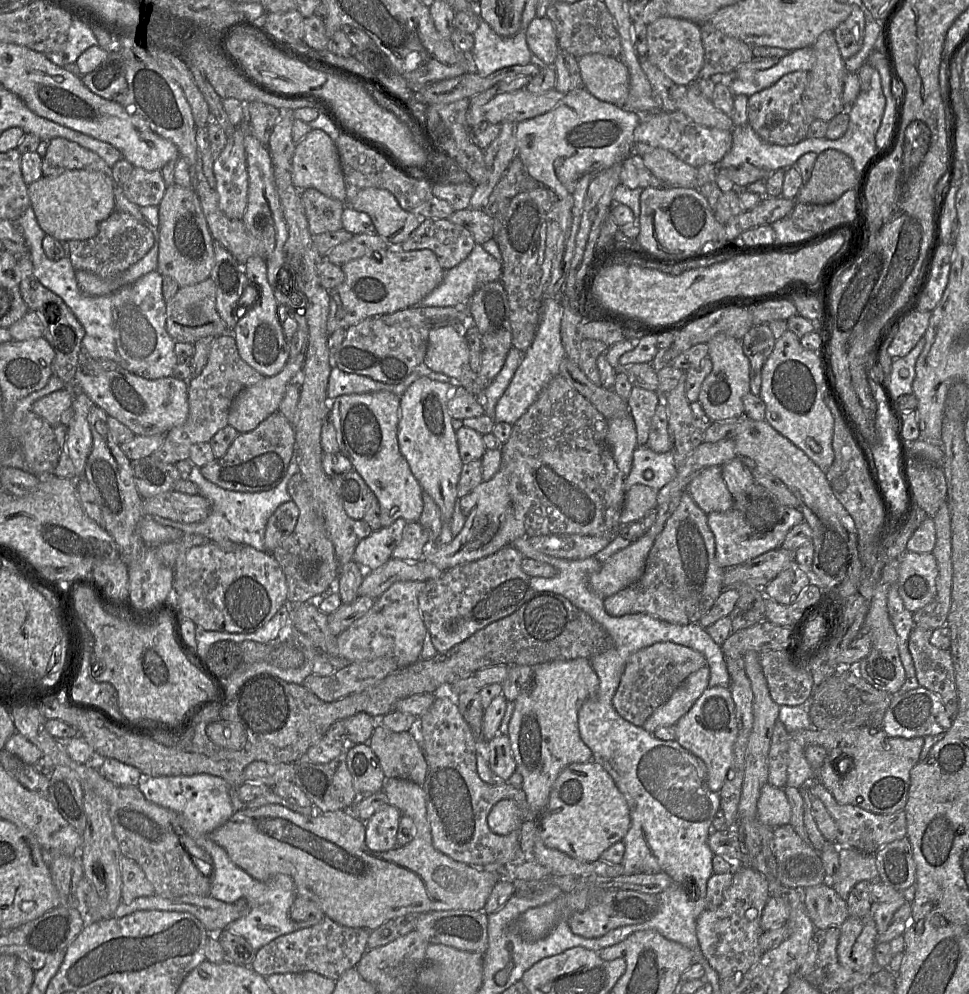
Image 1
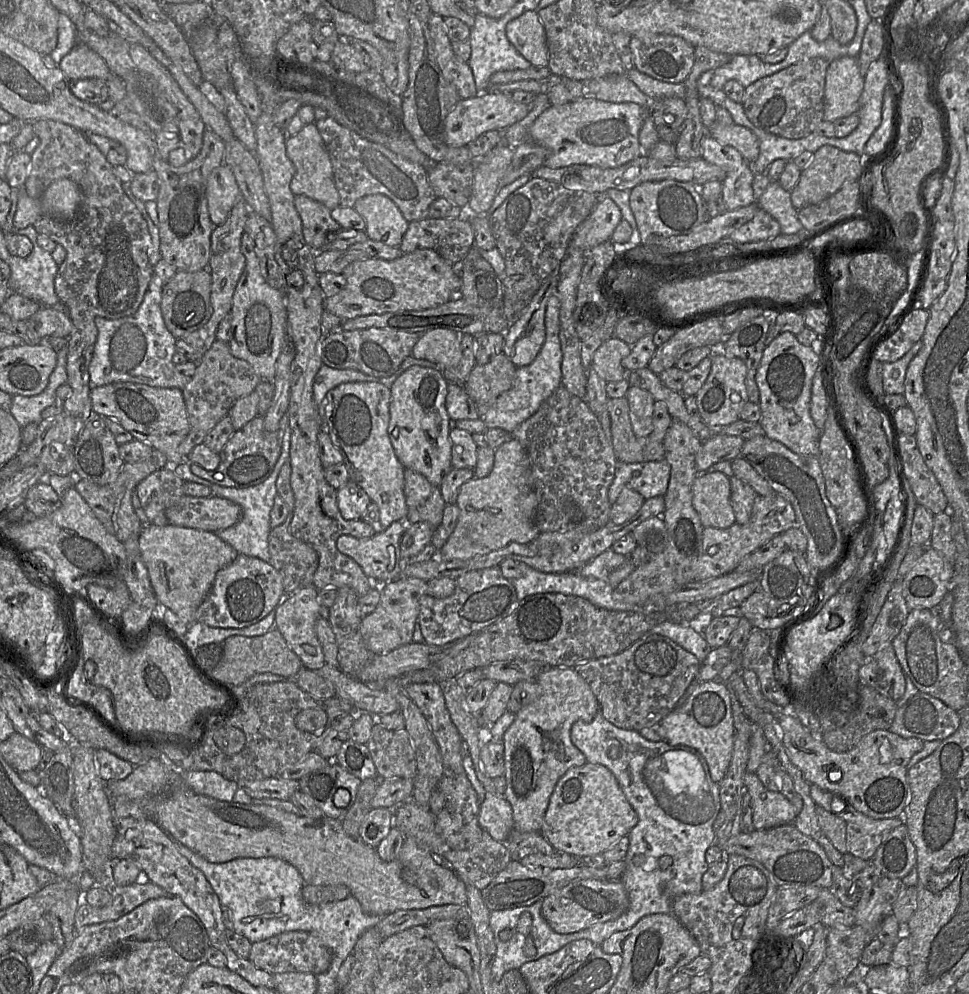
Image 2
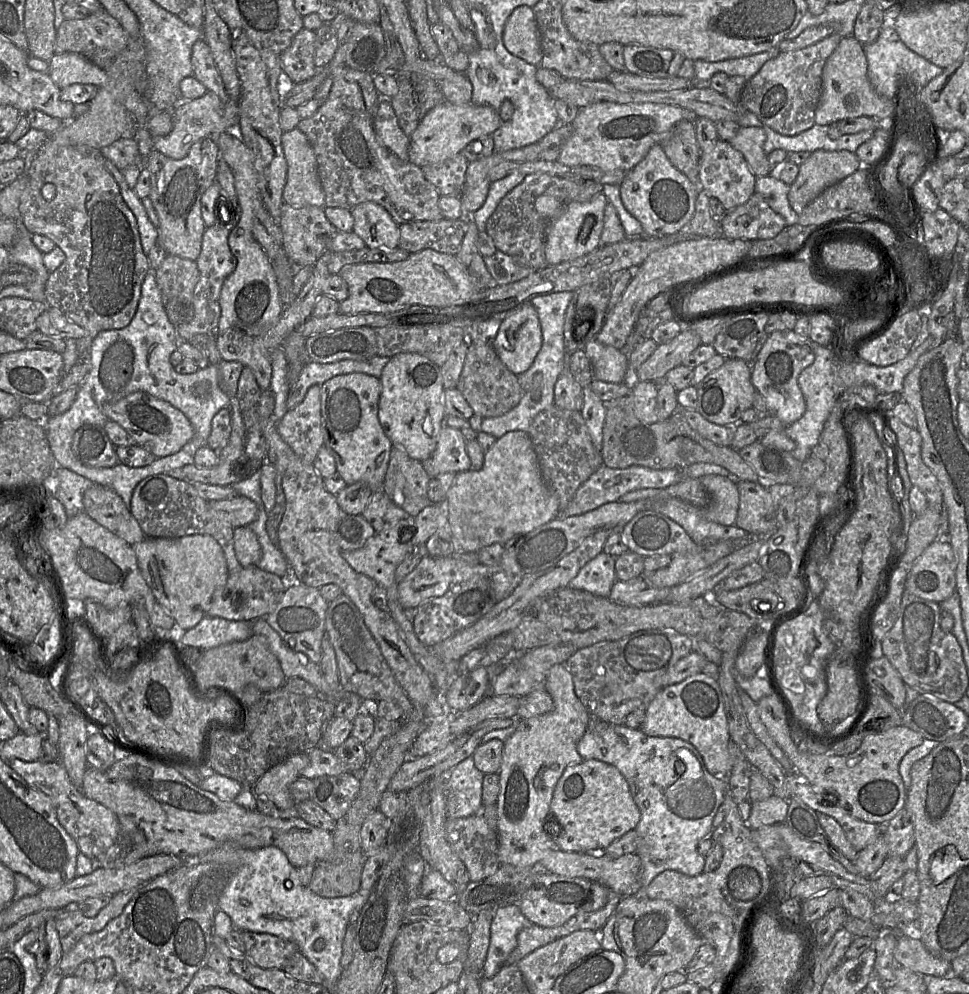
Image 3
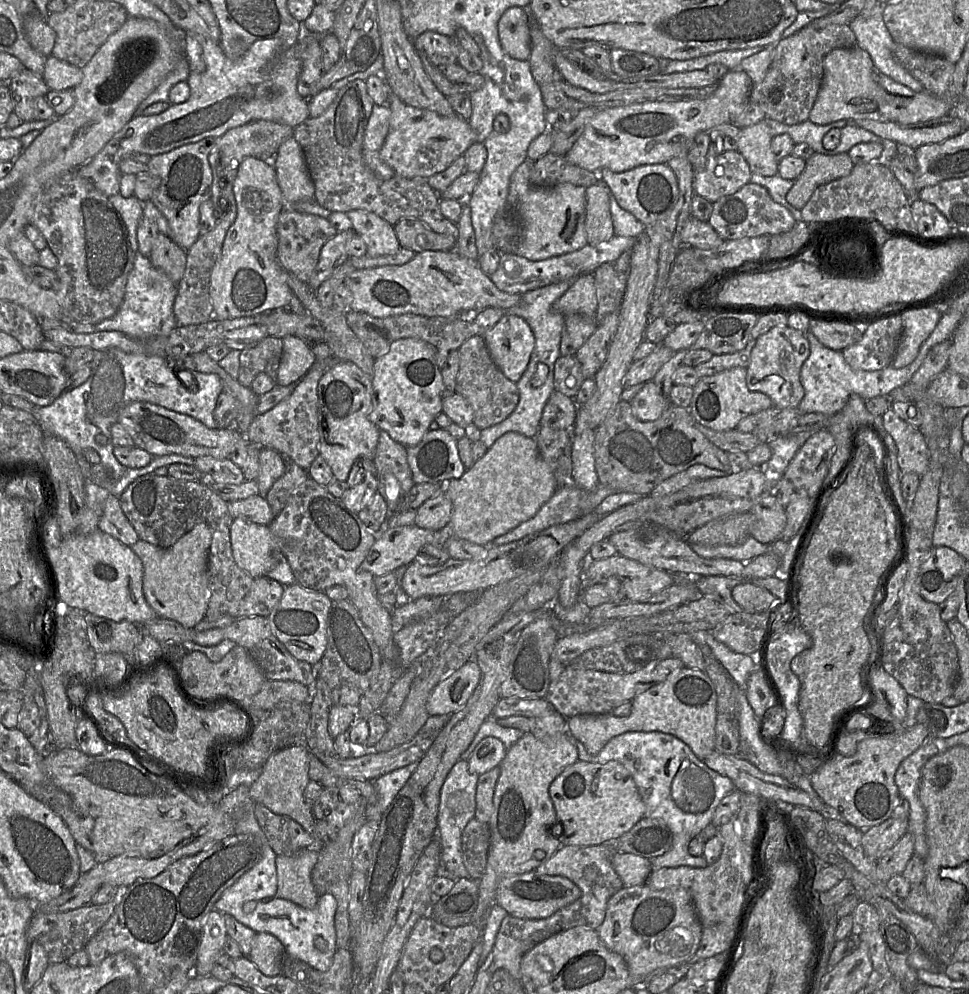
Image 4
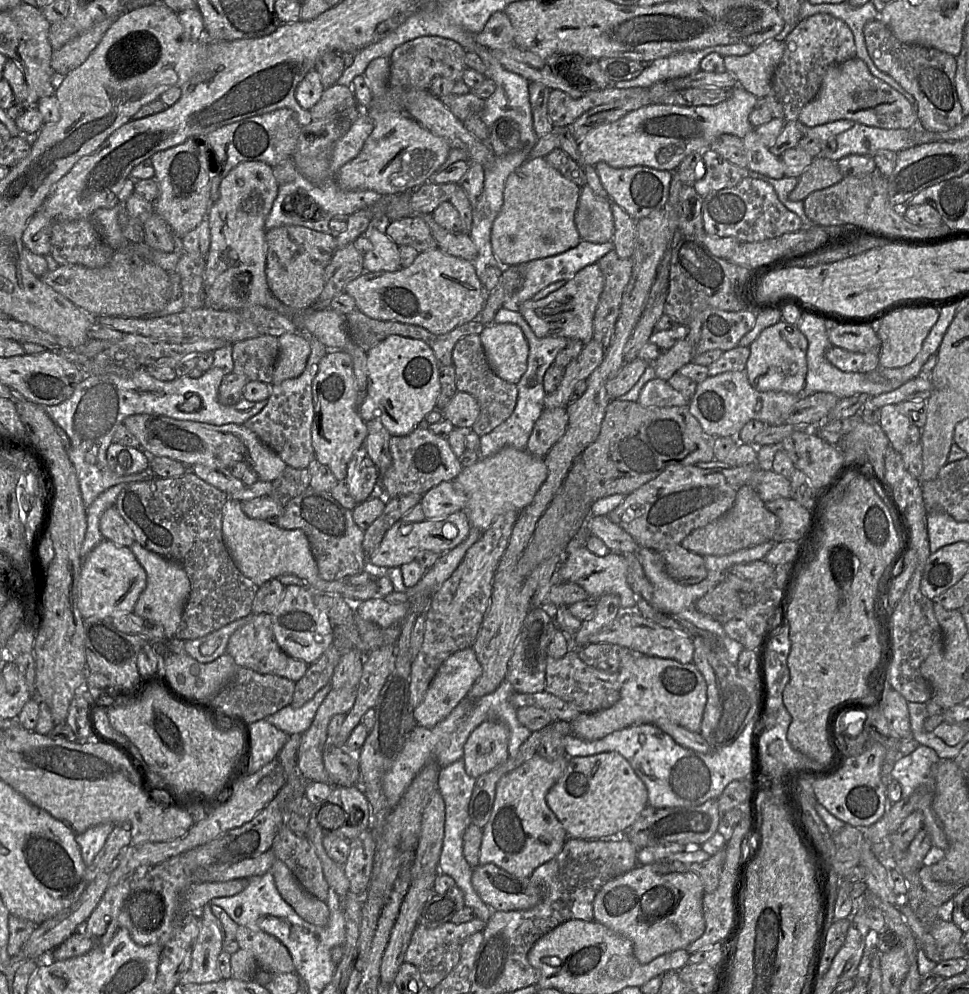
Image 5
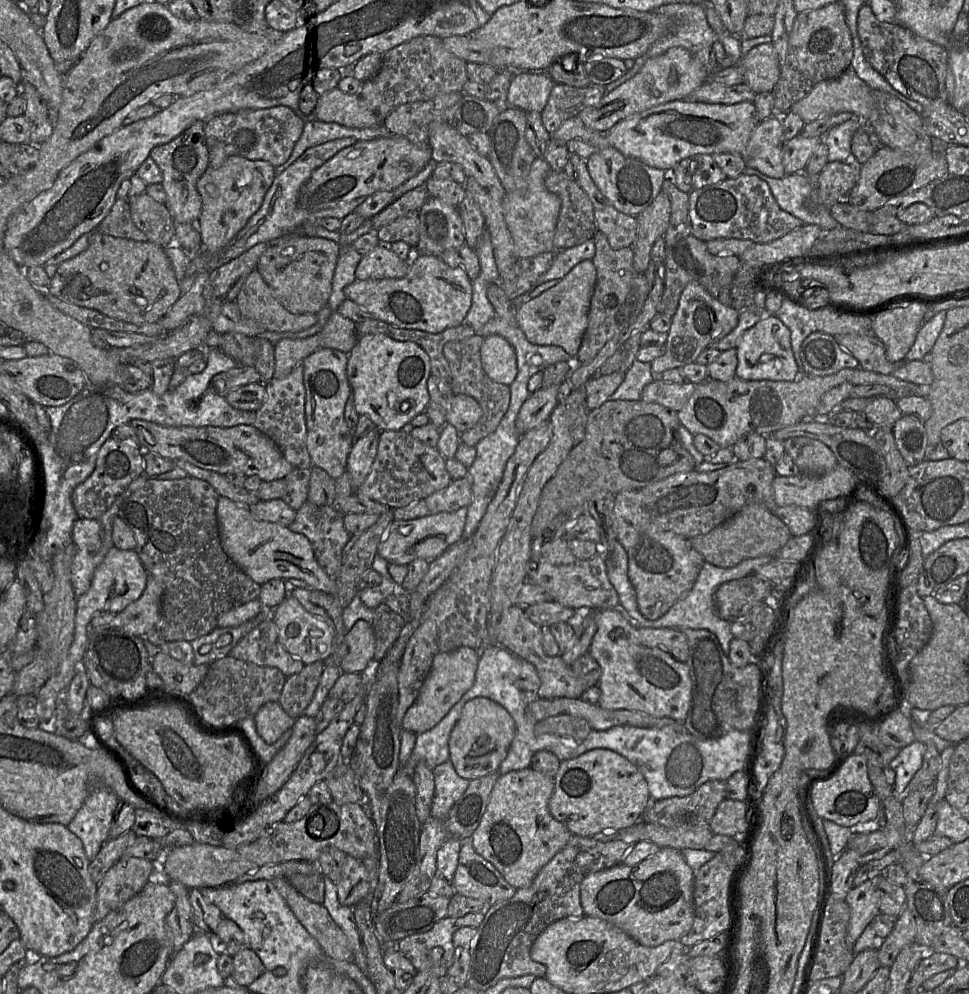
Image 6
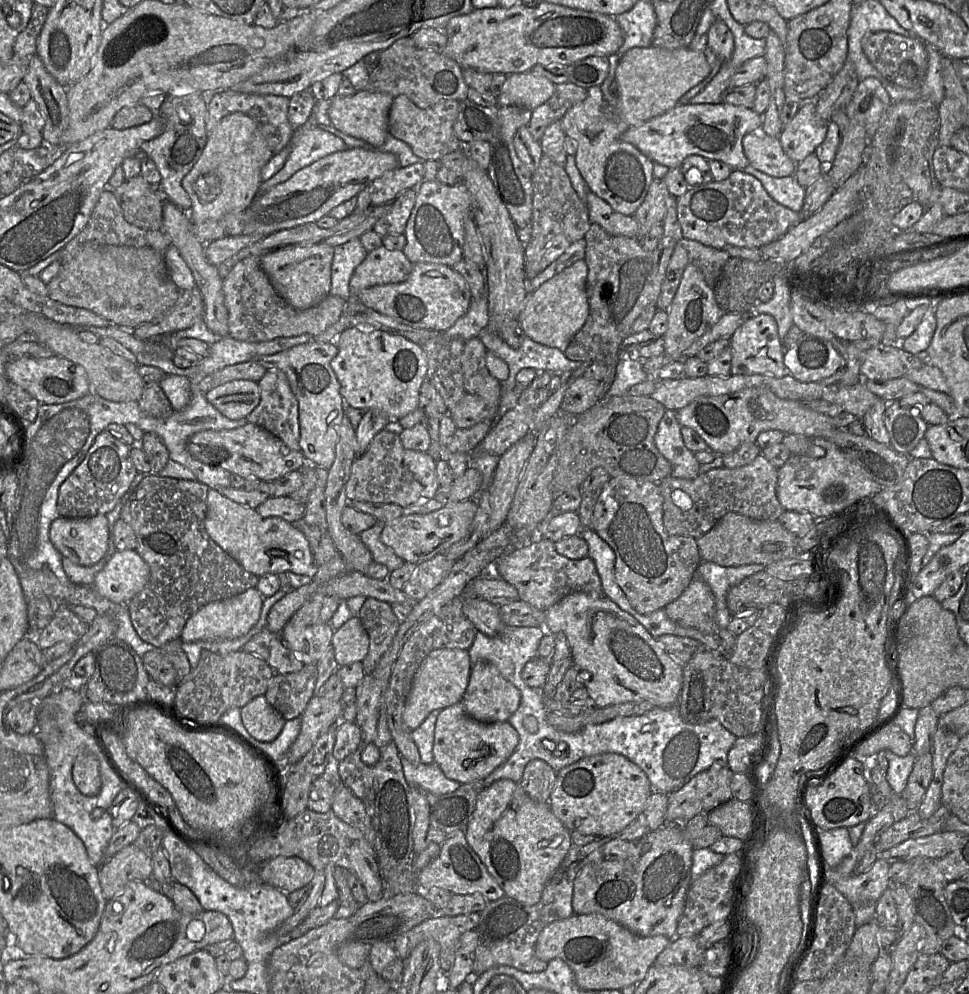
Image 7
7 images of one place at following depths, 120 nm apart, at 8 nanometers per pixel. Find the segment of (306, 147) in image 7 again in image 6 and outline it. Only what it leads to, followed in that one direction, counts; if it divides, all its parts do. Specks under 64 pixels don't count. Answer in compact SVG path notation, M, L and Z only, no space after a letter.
M340 138L308 148L292 165L288 166L273 180L268 189L260 208L255 212L246 225L238 232L235 239L225 248L217 252L207 252L203 248L190 260L183 279L179 282L181 294L187 292L196 277L203 272L211 272L217 267L238 257L251 247L262 242L271 242L285 235L304 235L310 237L327 238L339 244L339 231L329 231L322 227L319 222L313 222L314 213L298 206L301 187L310 179L312 173L325 162L333 158L341 150L358 142L355 138Z

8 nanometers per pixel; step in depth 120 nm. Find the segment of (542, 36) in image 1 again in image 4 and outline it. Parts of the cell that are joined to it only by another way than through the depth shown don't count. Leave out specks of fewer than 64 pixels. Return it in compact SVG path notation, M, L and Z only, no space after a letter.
M511 7L500 17L497 29L502 49L511 58L528 61L531 53L531 15L527 8Z

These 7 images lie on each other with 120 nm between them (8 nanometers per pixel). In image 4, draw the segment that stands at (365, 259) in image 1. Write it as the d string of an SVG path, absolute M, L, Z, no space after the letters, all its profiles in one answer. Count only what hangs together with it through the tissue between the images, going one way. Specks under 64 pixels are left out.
M455 250L424 251L404 265L355 270L345 278L344 285L352 294L349 310L375 318L403 314L426 317L473 315L488 307L507 311L522 300L522 295L499 290L482 272L477 261L465 258Z

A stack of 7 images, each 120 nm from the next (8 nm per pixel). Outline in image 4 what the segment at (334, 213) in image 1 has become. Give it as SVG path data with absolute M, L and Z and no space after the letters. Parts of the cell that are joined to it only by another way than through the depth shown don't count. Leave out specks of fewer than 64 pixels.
M284 208L276 223L277 261L286 272L307 284L317 265L322 247L337 233L326 218Z

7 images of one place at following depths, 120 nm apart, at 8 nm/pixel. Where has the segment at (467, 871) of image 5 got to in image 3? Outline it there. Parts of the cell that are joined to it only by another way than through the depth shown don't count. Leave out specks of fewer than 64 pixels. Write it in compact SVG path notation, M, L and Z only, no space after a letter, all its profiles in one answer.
M472 756L459 763L446 776L447 817L461 819L479 815L482 810L482 787L484 774L474 764Z

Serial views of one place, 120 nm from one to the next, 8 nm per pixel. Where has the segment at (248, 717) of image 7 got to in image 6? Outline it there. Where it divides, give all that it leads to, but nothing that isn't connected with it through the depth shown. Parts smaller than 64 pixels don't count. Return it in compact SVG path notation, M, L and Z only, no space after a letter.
M267 702L262 705L253 719L257 734L267 744L275 743L295 722L278 702Z

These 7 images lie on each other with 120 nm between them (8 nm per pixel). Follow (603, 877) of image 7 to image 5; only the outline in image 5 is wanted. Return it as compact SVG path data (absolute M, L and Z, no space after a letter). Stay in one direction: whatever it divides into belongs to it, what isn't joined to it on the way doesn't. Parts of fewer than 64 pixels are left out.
M638 864L597 892L594 920L629 939L636 959L647 964L660 955L686 949L704 933L703 896L703 882L693 872L660 874L653 865Z

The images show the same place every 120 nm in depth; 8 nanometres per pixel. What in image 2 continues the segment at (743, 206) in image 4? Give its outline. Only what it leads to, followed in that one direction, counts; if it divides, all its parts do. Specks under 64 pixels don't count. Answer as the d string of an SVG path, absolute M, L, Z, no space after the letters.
M763 209L753 219L735 231L729 238L737 243L758 242L772 239L781 233L779 223Z

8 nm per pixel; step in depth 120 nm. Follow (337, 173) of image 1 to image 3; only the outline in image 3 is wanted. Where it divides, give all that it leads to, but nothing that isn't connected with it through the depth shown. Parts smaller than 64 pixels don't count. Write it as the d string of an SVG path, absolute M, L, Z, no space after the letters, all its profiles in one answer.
M298 128L284 132L281 139L287 162L287 180L283 202L294 208L315 206L324 209L325 192L319 175L314 150Z

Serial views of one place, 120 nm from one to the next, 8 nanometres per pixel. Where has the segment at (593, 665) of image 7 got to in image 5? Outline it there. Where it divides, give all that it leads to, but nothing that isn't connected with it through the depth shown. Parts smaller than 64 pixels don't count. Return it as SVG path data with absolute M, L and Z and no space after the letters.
M633 651L621 659L618 675L621 683L619 700L609 708L580 714L573 719L570 722L573 735L586 741L596 741L631 726L655 724L660 719L667 719L692 732L700 732L707 702L707 684L693 663L682 664Z

